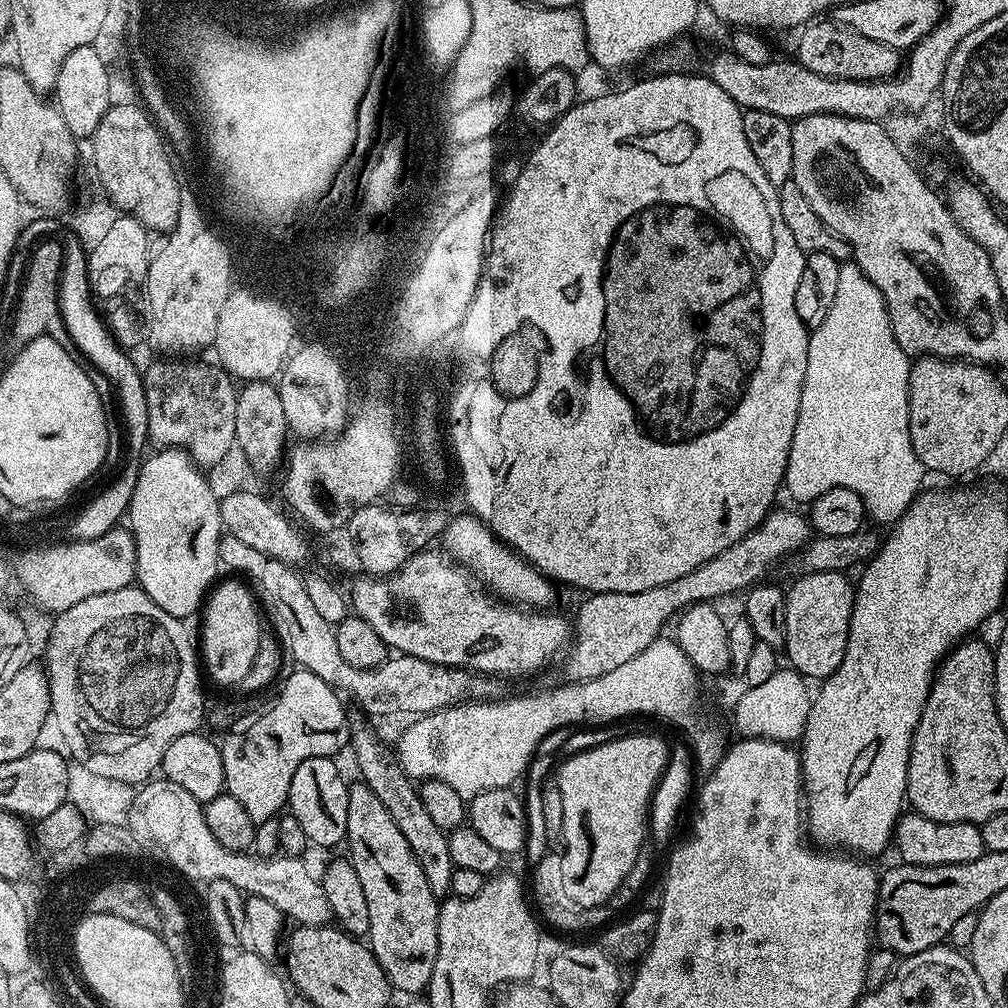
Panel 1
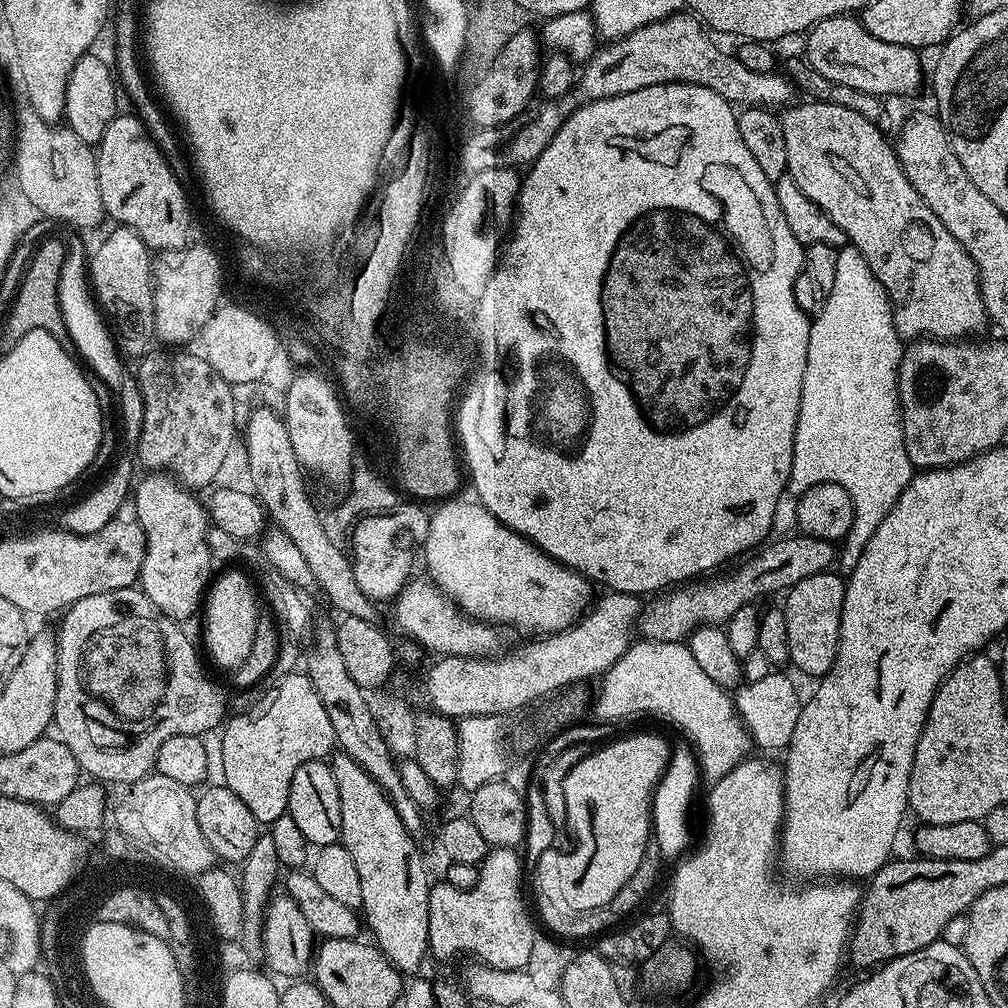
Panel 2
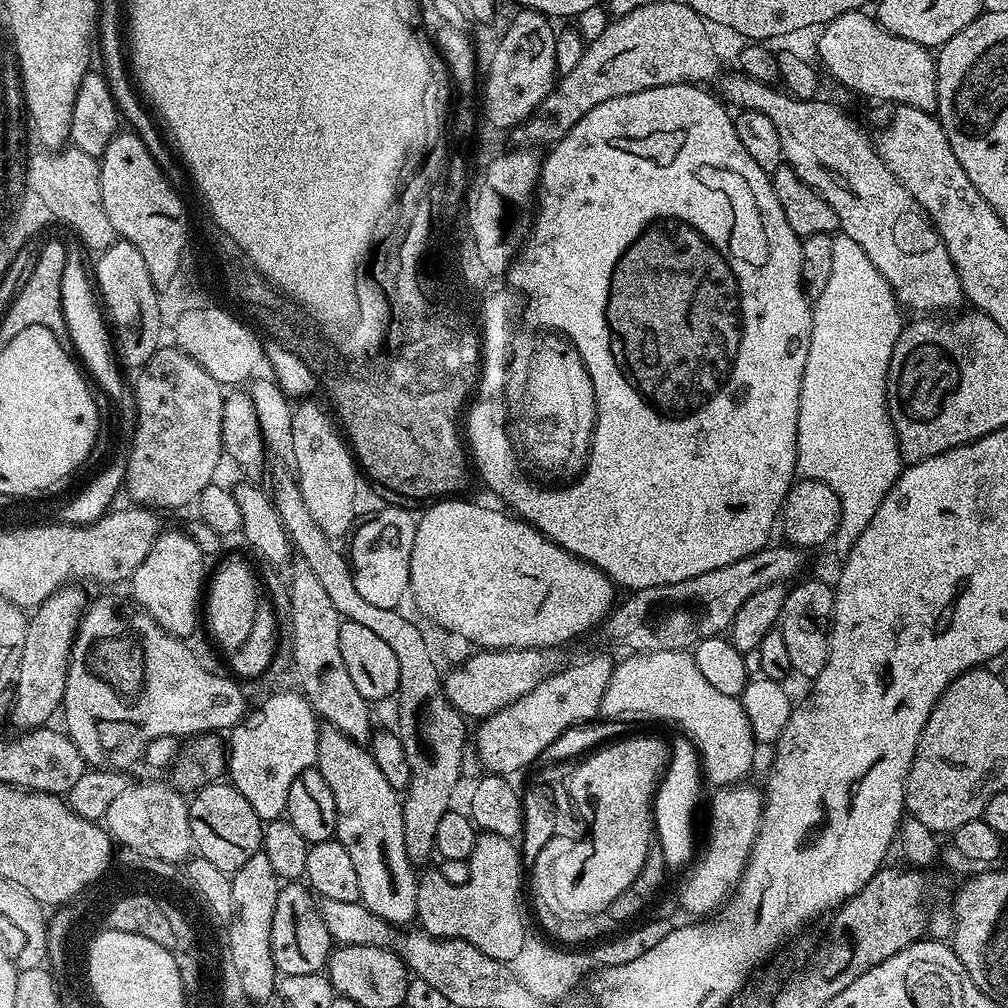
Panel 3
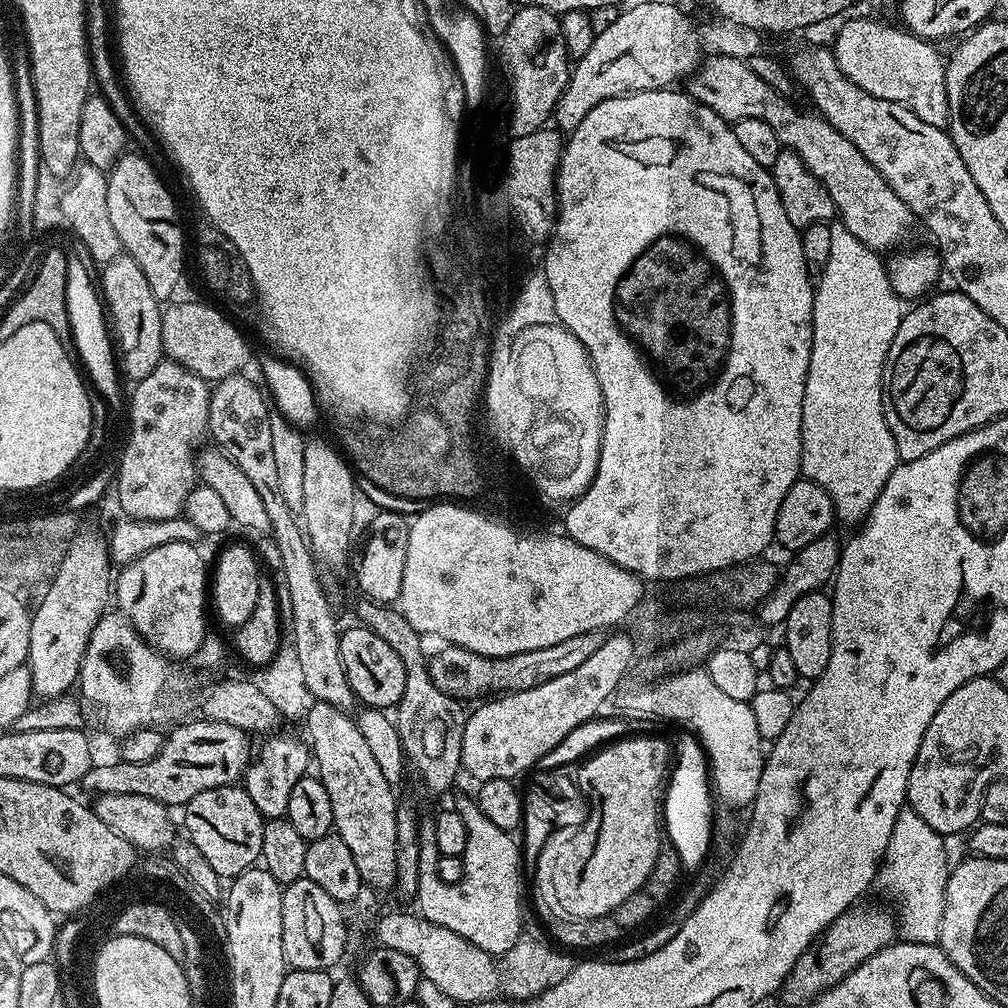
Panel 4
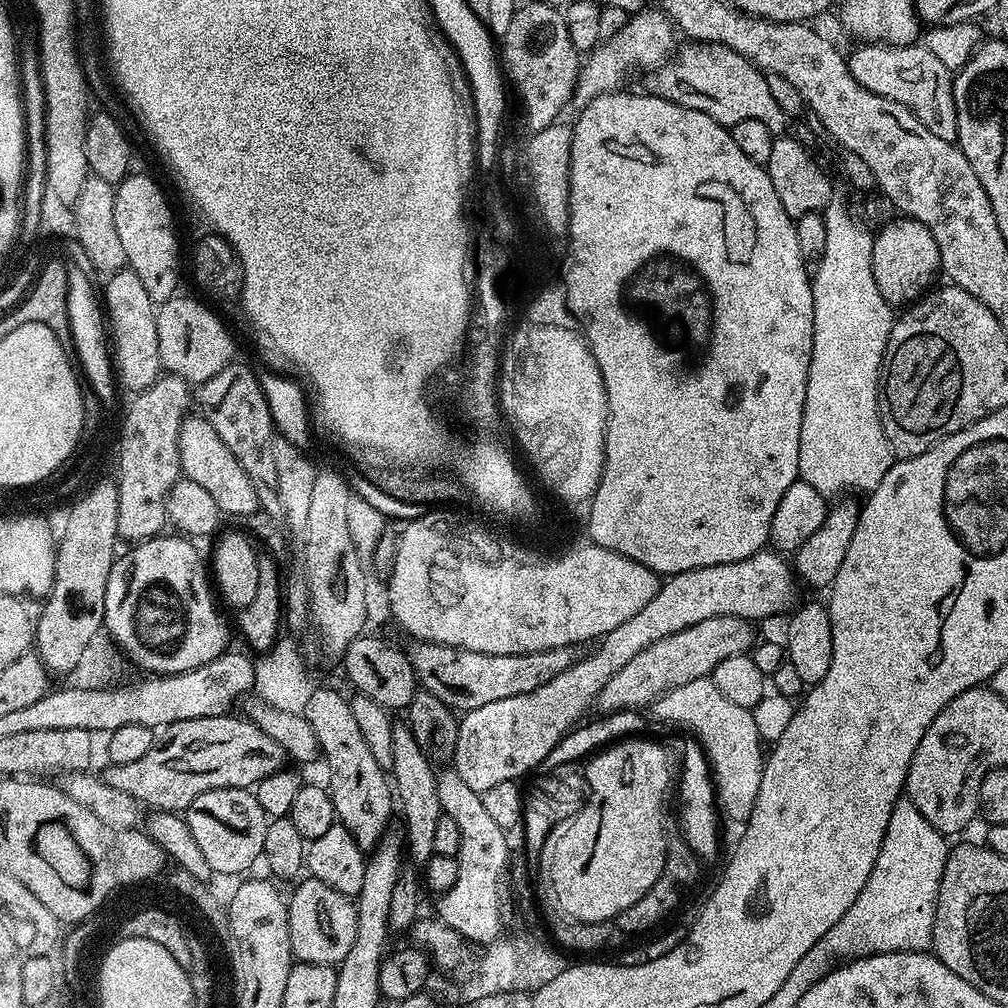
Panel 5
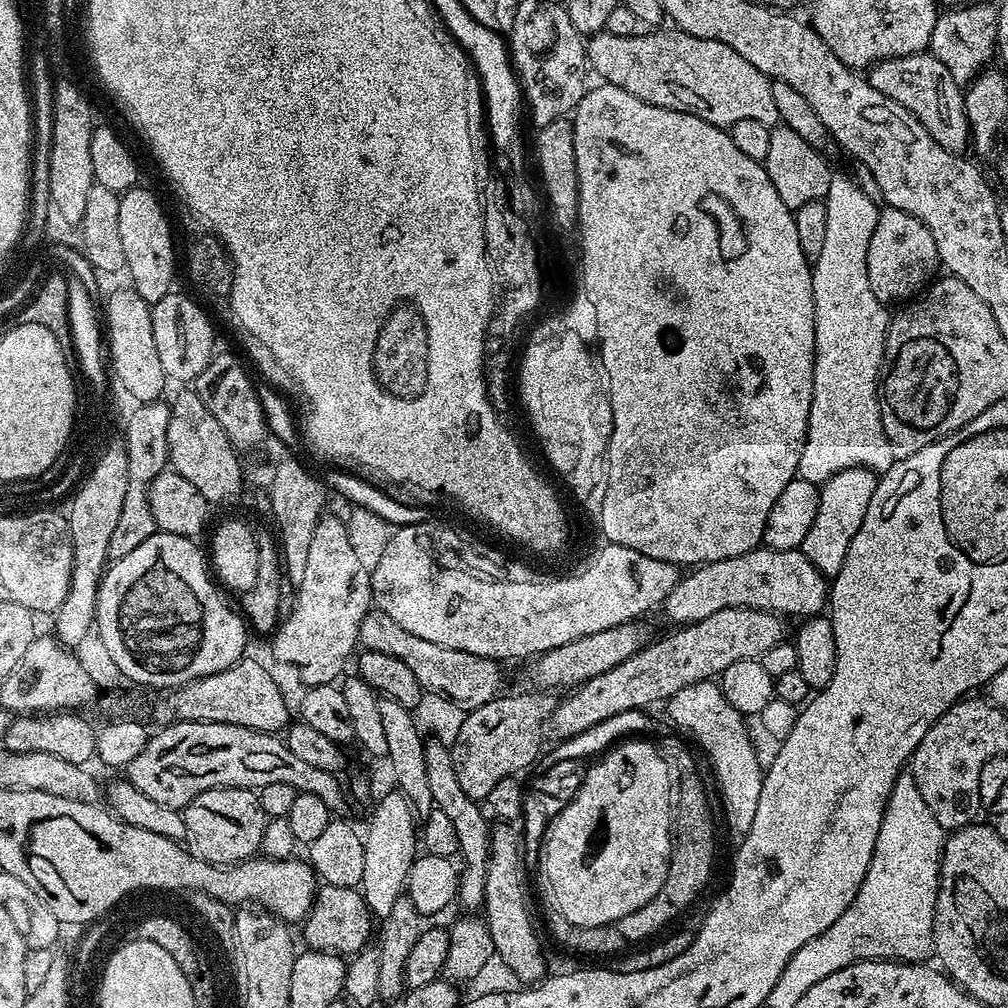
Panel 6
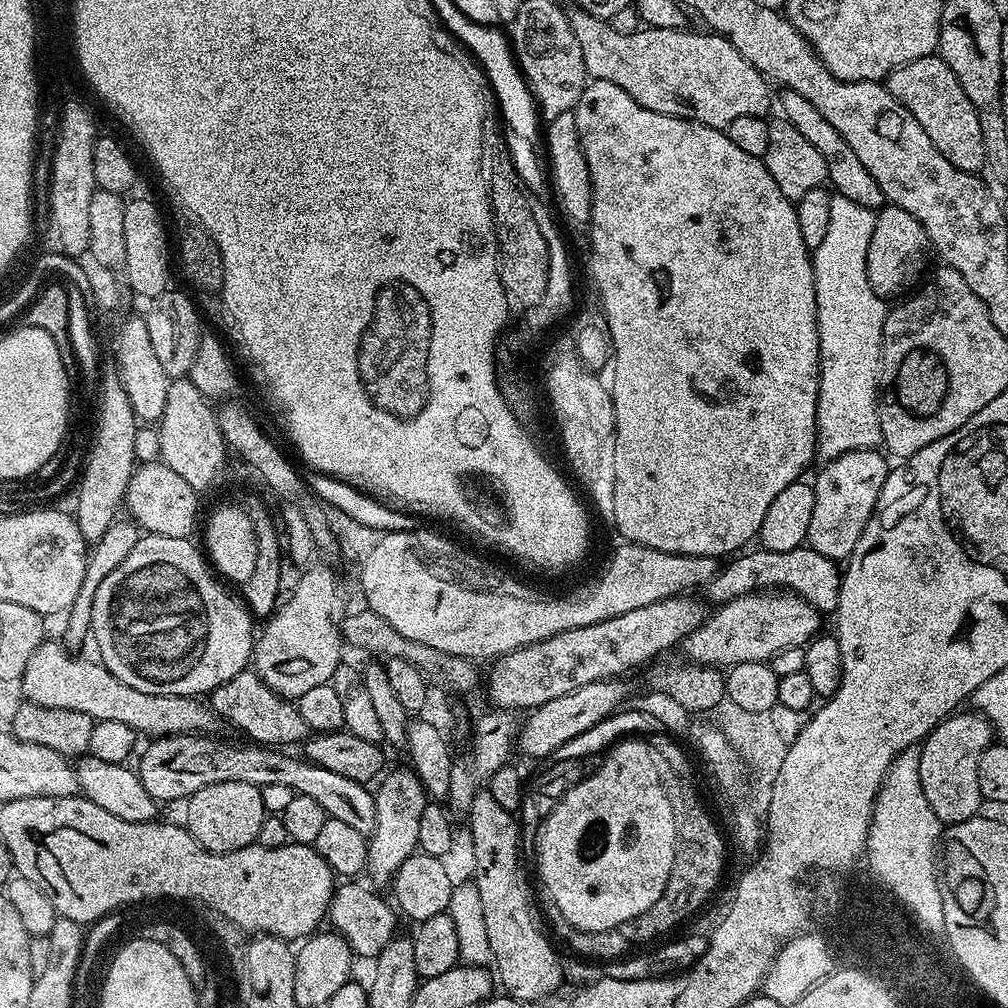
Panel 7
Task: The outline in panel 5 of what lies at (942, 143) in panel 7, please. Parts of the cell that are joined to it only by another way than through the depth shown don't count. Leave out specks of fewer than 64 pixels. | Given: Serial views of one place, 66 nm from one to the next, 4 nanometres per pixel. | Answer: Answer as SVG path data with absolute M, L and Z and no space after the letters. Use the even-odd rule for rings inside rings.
M867 42L856 47L860 48L854 49L852 56L850 52L847 61L848 69L859 84L866 86L866 90L874 94L906 106L906 110L910 110L910 114L914 114L914 118L918 118L918 122L922 122L922 126L926 126L930 134L955 141L958 134L958 114L954 110L953 73L942 66L942 62L938 62L938 58L934 58L928 48L919 43L894 46Z

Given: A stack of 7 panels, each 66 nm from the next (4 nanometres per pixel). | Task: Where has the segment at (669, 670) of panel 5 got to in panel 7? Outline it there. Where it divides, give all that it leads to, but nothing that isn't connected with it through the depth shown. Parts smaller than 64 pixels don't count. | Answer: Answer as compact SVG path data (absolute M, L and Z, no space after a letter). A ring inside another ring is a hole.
M787 590L751 592L719 605L715 611L682 642L691 663L731 666L755 660L768 662L782 650L804 648L821 631L822 613ZM620 678L590 682L590 686L570 690L562 694L562 698L550 698L550 702L531 709L518 728L519 751L521 748L528 756L547 758L552 751L558 750L560 746L565 746L566 742L598 725L623 705L620 703L624 700L624 682Z

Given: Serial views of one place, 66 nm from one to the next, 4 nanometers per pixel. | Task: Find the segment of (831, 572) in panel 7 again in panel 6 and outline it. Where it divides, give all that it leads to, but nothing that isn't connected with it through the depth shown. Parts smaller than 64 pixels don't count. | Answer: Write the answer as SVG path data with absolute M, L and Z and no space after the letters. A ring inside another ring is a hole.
M761 546L734 558L722 558L722 562L701 564L689 572L670 590L662 605L662 612L676 626L693 624L727 608L757 608L785 617L811 618L821 615L830 600L829 581L799 548L774 550Z

